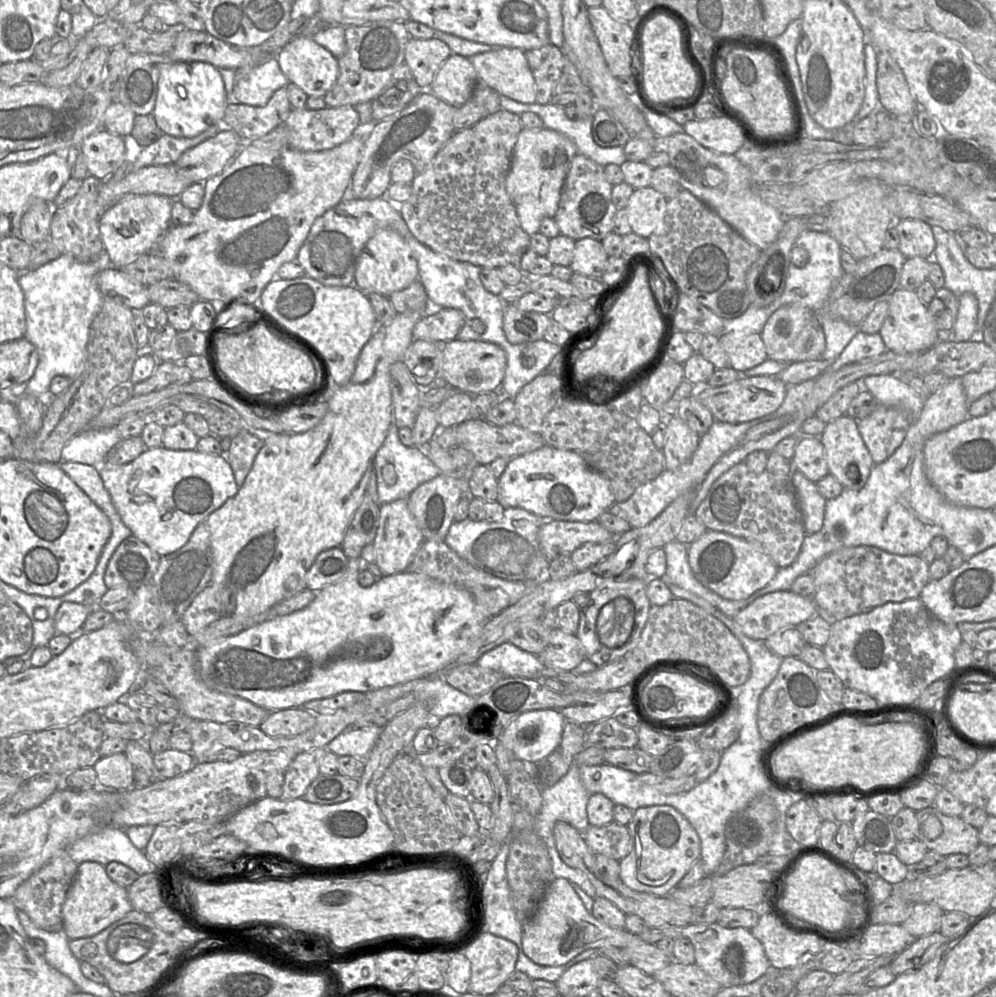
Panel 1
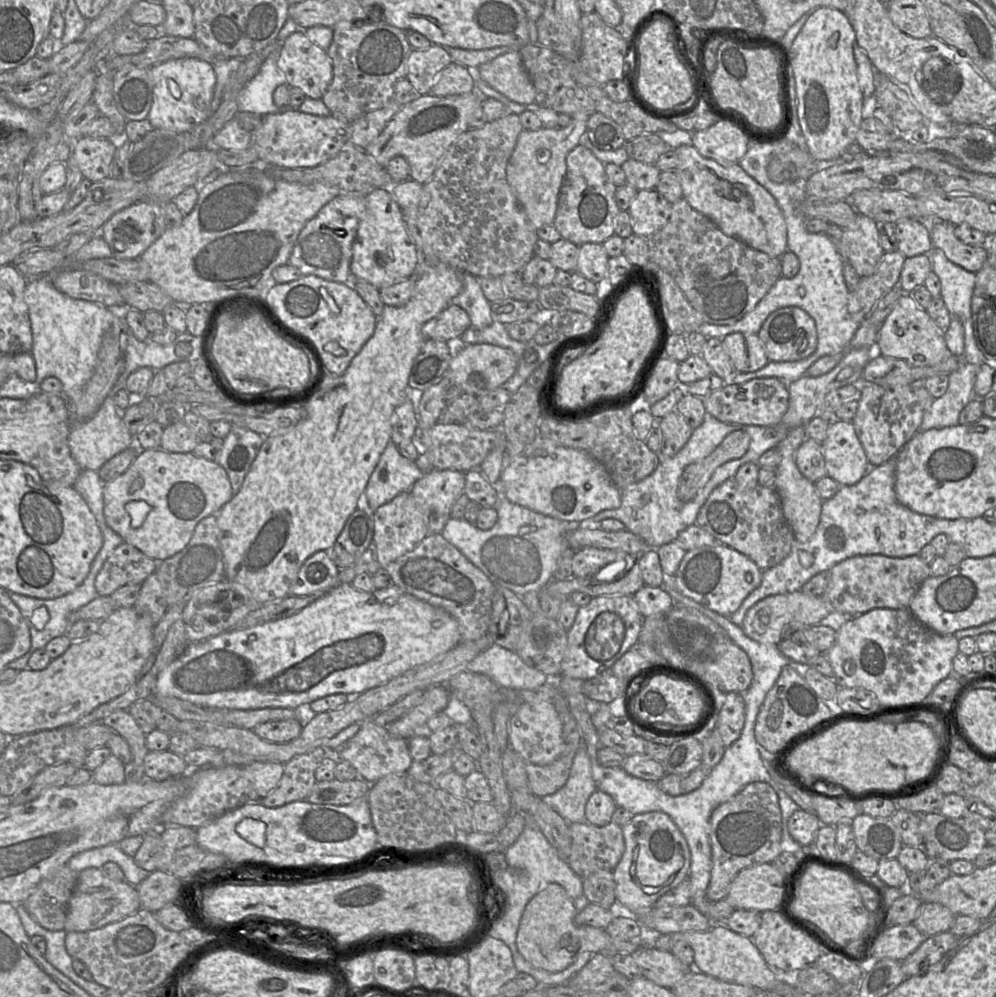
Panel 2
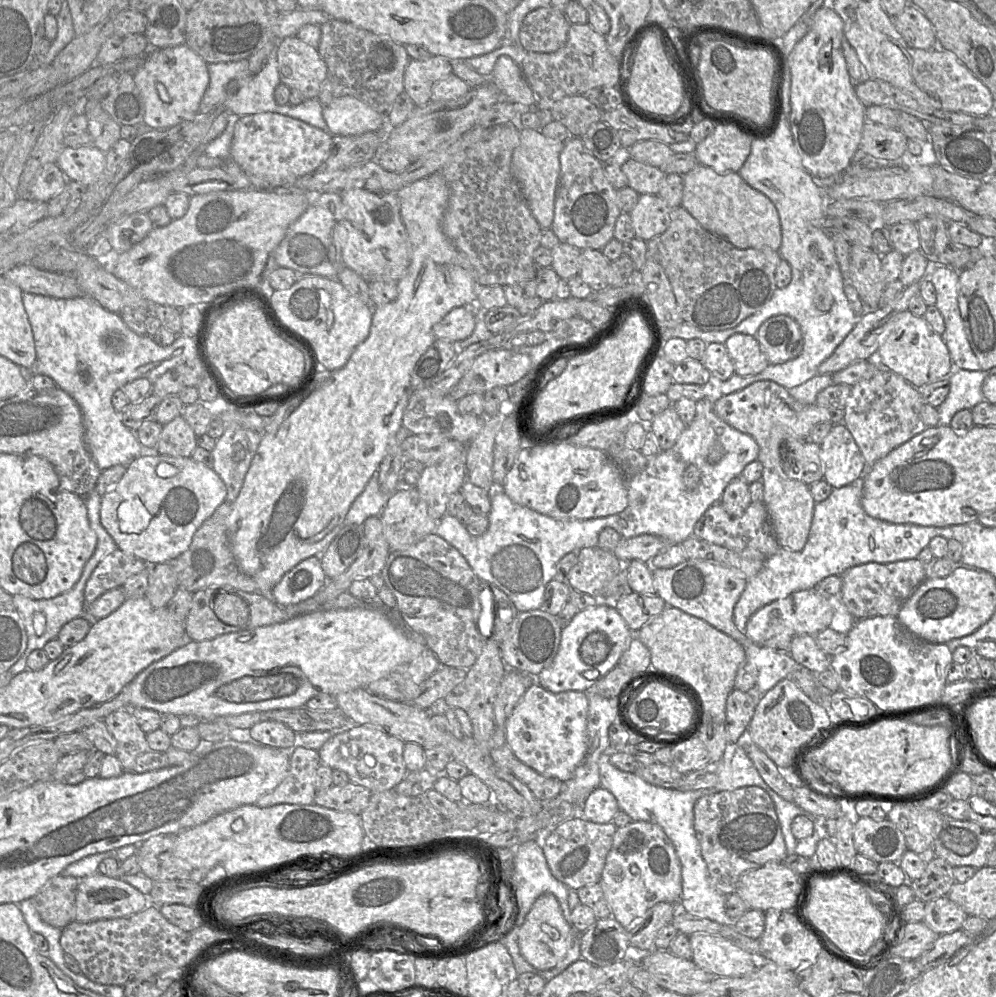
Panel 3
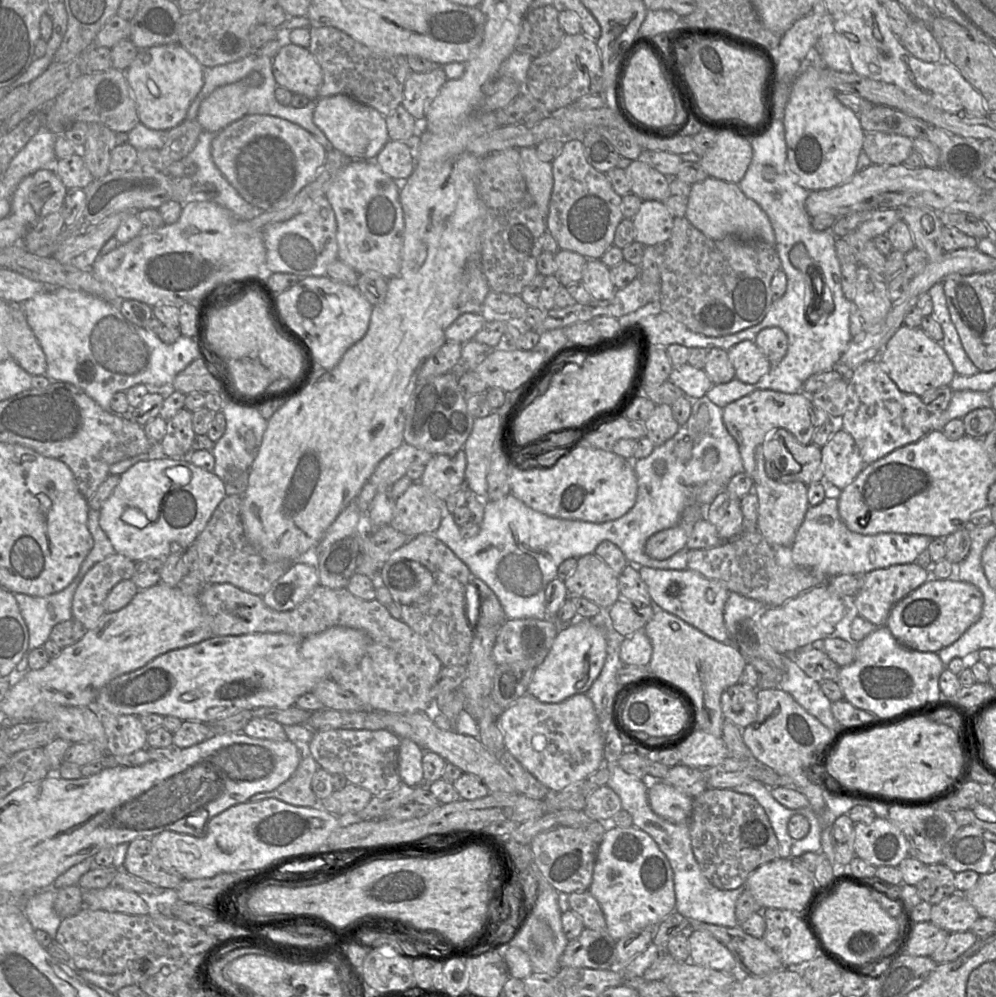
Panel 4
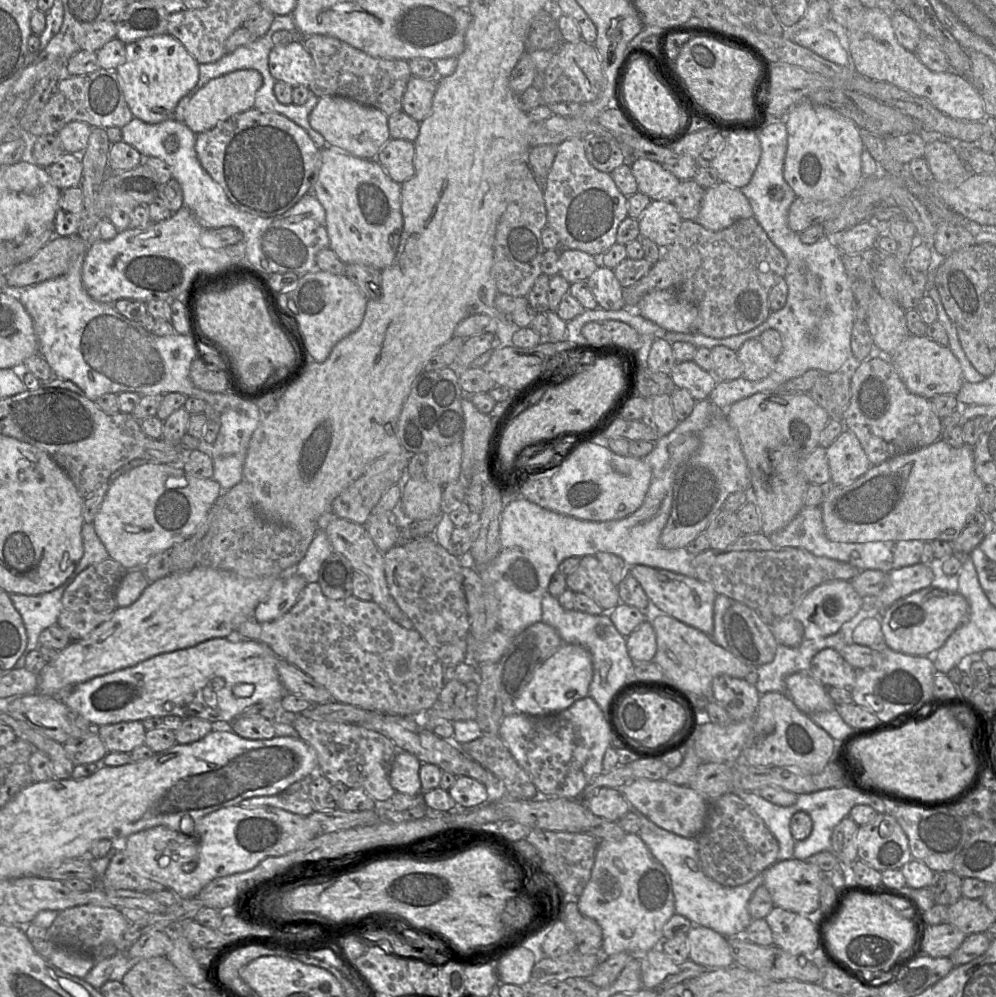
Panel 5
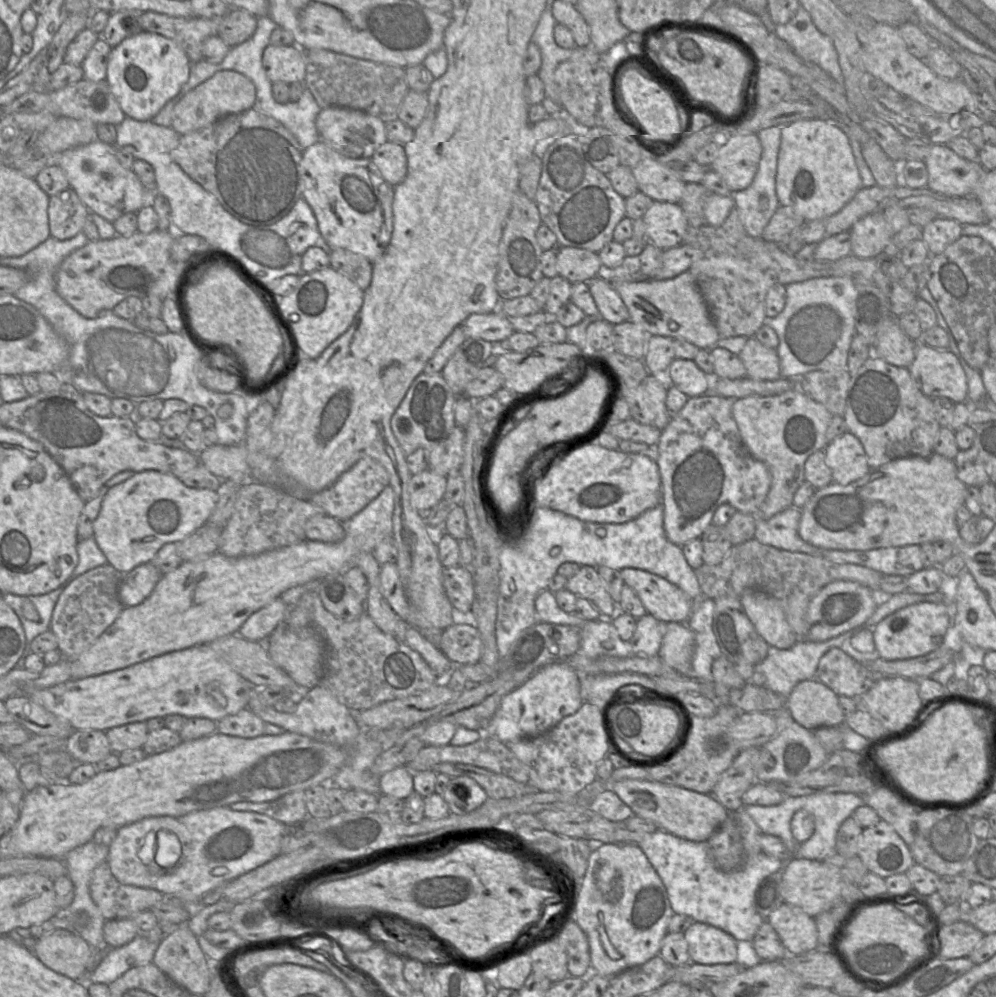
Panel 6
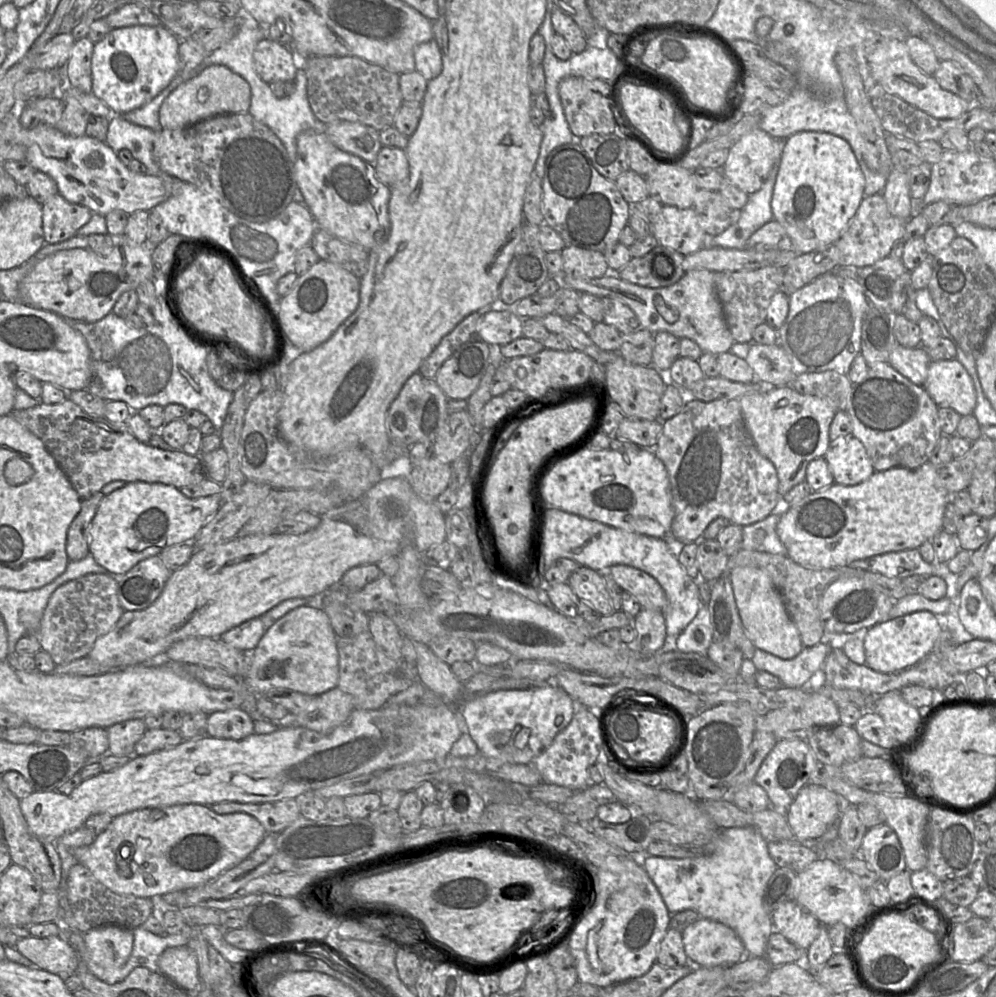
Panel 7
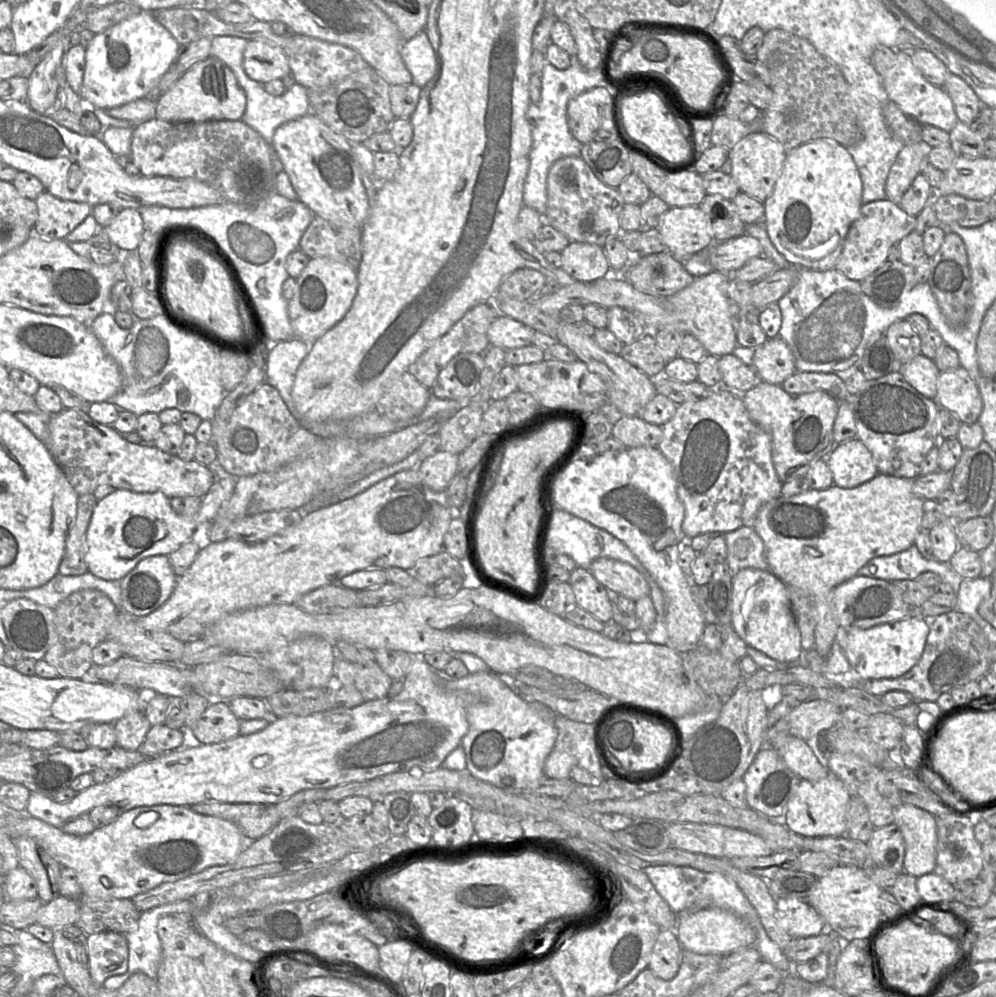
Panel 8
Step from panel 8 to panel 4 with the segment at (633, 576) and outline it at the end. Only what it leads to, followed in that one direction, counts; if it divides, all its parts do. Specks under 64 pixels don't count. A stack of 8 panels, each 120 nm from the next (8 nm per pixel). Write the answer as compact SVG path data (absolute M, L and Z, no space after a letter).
M643 566L639 569L639 574L648 586L652 601L664 611L679 617L718 642L731 642L724 624L724 607L730 592L722 582L691 569L655 569Z

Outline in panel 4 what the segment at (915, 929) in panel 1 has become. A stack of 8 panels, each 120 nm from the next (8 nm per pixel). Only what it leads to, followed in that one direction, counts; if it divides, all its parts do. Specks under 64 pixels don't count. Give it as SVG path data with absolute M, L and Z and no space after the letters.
M956 892L932 906L930 922L948 933L956 933L971 930L979 917L965 896Z

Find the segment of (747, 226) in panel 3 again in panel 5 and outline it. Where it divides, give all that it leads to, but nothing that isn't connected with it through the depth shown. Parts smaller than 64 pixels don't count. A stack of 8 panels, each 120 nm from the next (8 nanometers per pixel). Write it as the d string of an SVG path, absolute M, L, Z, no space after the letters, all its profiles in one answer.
M720 182L716 186L705 189L696 221L708 230L720 231L738 220L752 217L752 207L742 191Z

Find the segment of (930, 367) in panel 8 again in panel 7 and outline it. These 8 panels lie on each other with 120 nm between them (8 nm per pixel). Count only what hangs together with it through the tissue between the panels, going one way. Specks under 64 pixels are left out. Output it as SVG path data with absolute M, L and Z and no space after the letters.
M895 344L888 364L912 383L922 386L927 378L931 359L924 347L905 348Z

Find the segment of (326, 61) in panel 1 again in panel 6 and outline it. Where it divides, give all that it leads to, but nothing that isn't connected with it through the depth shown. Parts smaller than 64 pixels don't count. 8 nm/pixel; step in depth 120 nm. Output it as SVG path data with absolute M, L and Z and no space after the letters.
M294 41L289 46L269 44L262 55L262 65L272 83L303 82L306 63L303 47Z

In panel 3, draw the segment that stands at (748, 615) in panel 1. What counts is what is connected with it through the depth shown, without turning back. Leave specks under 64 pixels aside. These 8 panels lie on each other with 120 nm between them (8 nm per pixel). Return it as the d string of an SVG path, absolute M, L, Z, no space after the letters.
M814 588L801 590L756 611L749 618L744 633L753 643L789 653L793 638L801 635L816 635L829 627L833 615L834 610L826 596Z

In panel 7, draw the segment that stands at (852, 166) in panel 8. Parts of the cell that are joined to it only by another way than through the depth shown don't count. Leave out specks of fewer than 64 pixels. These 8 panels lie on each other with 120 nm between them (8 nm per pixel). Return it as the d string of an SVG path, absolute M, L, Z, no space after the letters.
M801 131L785 140L771 207L797 256L836 243L864 197L865 177L845 139L828 132Z

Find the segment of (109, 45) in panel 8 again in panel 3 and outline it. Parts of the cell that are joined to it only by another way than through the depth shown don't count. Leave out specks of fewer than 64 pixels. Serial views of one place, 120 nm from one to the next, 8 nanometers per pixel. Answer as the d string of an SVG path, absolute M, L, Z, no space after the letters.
M184 43L149 49L147 60L134 72L134 81L144 102L143 122L155 129L167 129L195 117L210 77L207 62Z

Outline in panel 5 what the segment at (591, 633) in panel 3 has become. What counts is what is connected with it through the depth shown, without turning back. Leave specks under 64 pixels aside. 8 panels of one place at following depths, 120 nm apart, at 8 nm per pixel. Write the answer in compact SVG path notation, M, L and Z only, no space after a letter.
M563 645L534 672L523 692L513 701L511 709L531 716L546 716L563 711L575 701L589 696L593 665L588 650L580 645Z

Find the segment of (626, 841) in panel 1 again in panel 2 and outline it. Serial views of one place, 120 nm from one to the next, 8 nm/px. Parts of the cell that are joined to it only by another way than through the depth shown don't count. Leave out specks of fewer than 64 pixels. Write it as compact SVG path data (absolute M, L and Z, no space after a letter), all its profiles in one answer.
M586 821L569 825L572 837L567 864L580 878L600 870L612 871L625 850L622 827L610 822L594 826Z

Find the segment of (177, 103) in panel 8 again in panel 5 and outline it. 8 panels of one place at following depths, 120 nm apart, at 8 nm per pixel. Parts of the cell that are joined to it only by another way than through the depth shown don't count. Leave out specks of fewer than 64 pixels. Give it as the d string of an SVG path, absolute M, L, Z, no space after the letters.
M255 69L236 70L210 80L190 99L185 111L184 121L195 134L212 129L218 123L244 112L254 106L256 92L263 84L263 77Z

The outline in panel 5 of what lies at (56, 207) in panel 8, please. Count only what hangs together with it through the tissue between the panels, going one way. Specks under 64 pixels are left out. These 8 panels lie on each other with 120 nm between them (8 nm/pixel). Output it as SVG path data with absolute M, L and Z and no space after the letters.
M81 186L62 189L56 209L55 236L72 236L78 233L83 212L83 190Z

